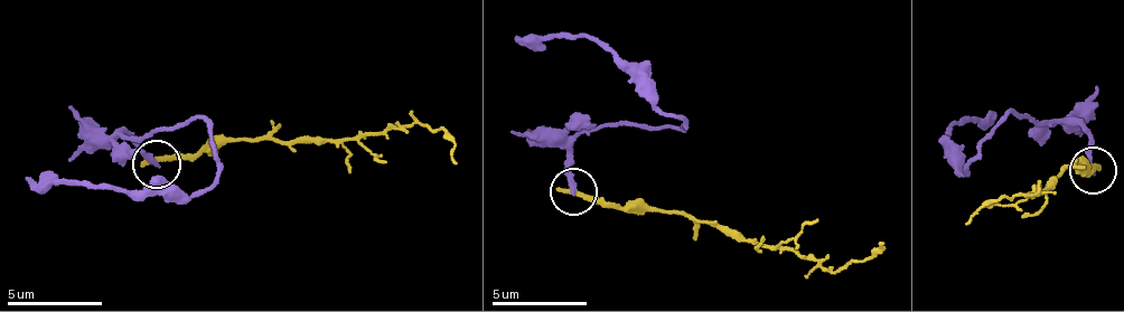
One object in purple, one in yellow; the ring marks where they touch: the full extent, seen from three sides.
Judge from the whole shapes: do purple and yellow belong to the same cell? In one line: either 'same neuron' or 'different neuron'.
different neuron

